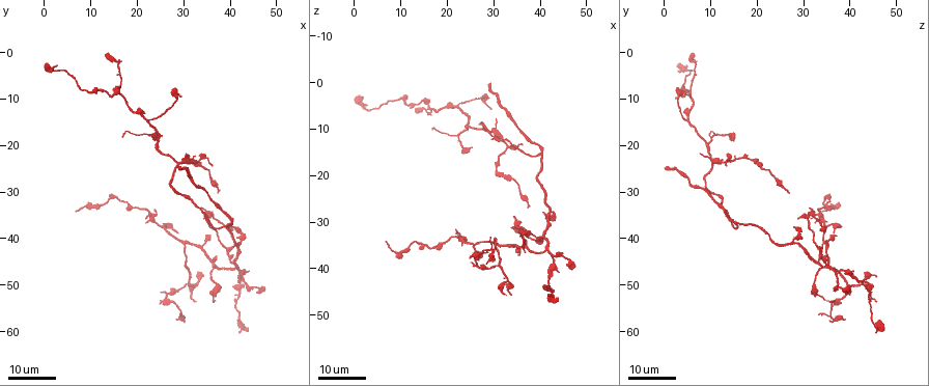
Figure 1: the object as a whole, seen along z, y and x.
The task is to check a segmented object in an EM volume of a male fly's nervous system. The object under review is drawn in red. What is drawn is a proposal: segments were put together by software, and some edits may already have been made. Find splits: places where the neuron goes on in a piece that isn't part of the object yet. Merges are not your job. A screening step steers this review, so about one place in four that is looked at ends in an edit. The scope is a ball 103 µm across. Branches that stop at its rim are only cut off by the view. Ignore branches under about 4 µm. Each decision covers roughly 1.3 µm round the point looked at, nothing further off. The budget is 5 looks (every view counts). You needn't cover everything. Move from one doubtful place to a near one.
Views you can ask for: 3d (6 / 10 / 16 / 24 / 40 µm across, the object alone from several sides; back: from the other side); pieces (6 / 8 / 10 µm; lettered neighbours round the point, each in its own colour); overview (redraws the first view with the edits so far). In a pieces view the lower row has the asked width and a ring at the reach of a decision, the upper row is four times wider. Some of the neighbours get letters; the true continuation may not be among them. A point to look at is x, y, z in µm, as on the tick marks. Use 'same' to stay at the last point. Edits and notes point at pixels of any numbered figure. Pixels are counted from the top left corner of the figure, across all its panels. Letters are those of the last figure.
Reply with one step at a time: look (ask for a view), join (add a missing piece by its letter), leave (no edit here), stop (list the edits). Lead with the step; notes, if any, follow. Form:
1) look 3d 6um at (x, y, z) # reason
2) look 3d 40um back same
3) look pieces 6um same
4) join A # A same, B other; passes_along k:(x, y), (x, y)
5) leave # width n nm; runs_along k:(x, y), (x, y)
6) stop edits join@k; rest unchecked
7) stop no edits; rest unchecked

look 3d 24um at (29.0, 25.0, 0.0) # long arm stops here

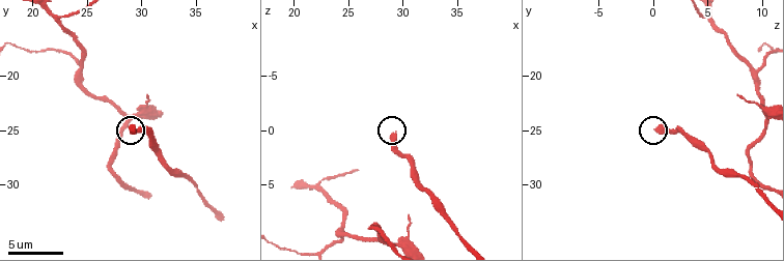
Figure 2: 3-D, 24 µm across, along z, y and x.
look pieces 8um at (29.2, 25.0, 0.4) # what lies round it

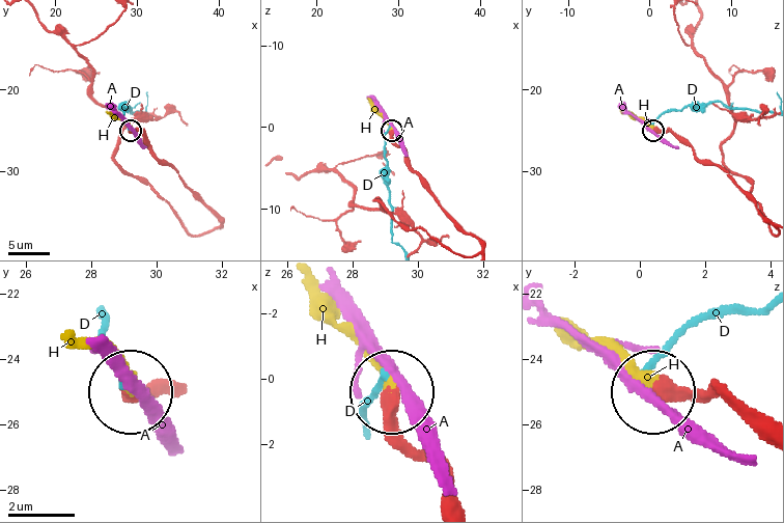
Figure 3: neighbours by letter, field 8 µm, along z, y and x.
join H # A other, D other, H same; it goes on there

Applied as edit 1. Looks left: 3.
look overview

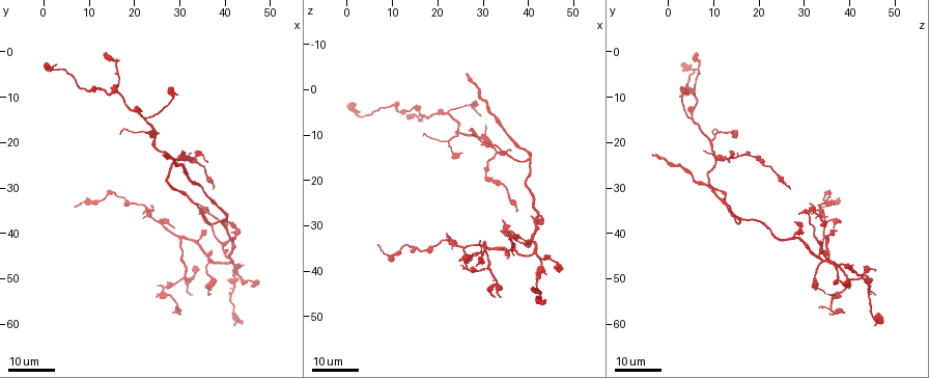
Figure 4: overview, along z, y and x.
look 3d 16um at (26.5, 23.0, -3.5) # thin end

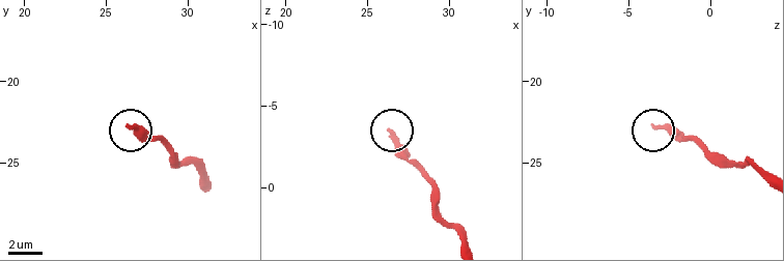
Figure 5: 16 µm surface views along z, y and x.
look pieces 10um at (26.3, 22.7, -3.6) # what lies round it

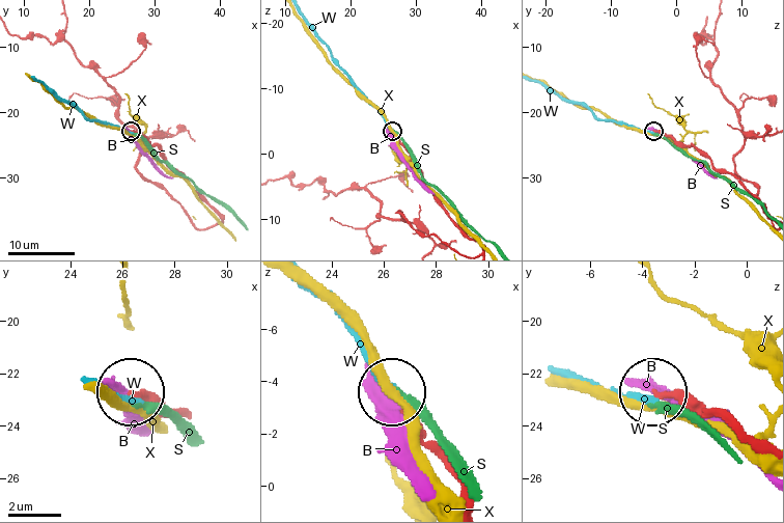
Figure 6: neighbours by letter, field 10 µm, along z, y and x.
leave # B other, S other, W other, X other; runs_along 6:(750, 192), (693, 146), (677, 143), (654, 131); no lettered piece goes on from it

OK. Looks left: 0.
stop edits join@3; rest unchecked

